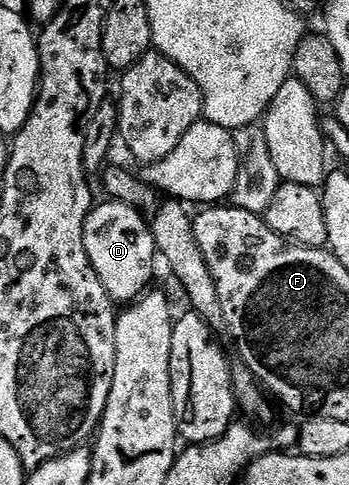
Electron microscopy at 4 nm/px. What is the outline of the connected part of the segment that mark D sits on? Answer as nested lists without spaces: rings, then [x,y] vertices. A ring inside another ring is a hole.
[[[105,200],[94,205],[84,224],[84,245],[92,268],[114,303],[136,301],[149,287],[155,274],[157,251],[149,223],[138,209],[117,201]]]

